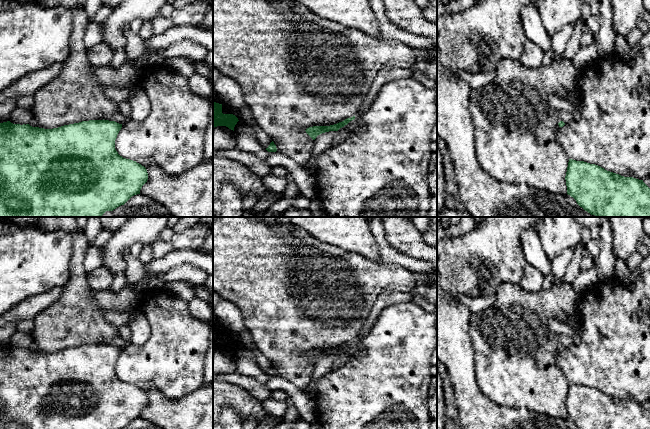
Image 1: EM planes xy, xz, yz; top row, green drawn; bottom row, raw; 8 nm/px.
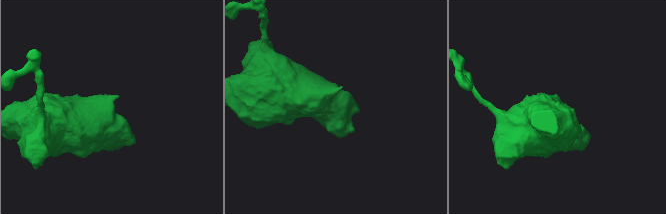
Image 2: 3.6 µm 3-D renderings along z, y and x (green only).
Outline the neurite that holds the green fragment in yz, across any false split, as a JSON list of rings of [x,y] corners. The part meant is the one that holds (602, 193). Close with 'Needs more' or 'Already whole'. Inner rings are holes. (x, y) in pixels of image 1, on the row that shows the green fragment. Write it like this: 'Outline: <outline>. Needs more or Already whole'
Outline: [[[569,159],[565,176],[567,194],[597,217],[650,217],[650,188],[633,177],[624,177],[584,161]]]. Already whole

